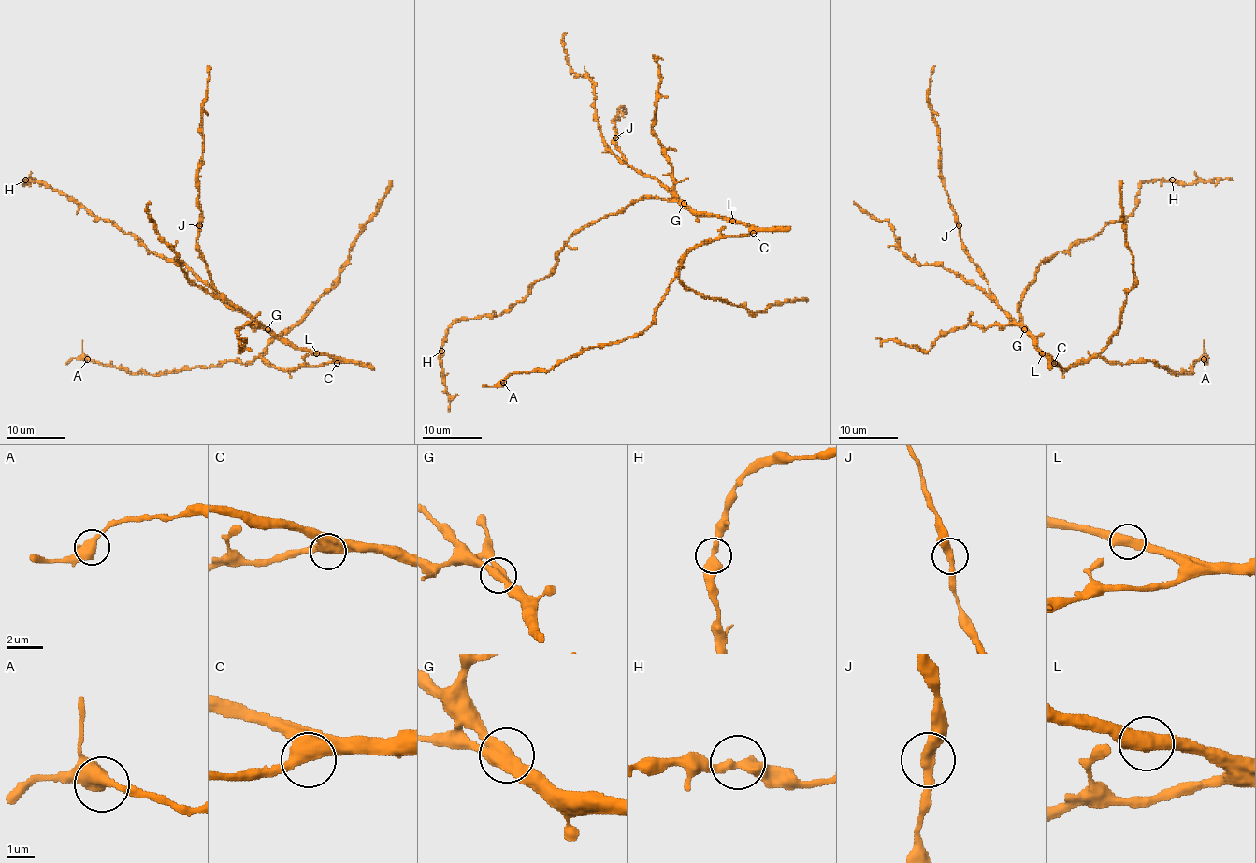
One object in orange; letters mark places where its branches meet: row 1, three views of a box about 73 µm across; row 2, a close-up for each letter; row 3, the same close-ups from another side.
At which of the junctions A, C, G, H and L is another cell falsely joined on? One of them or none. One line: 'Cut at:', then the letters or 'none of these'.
Cut at: none of these

